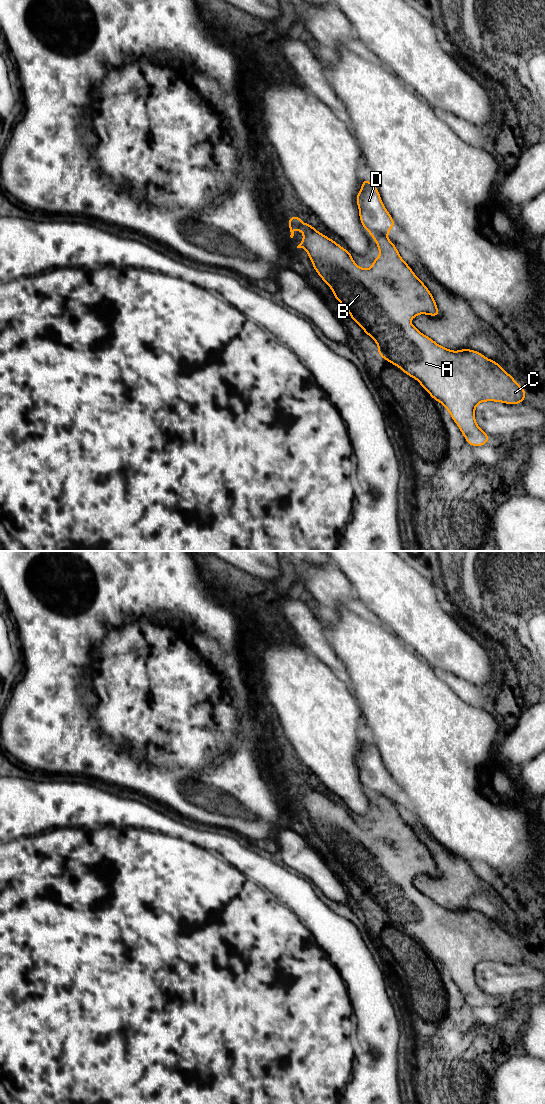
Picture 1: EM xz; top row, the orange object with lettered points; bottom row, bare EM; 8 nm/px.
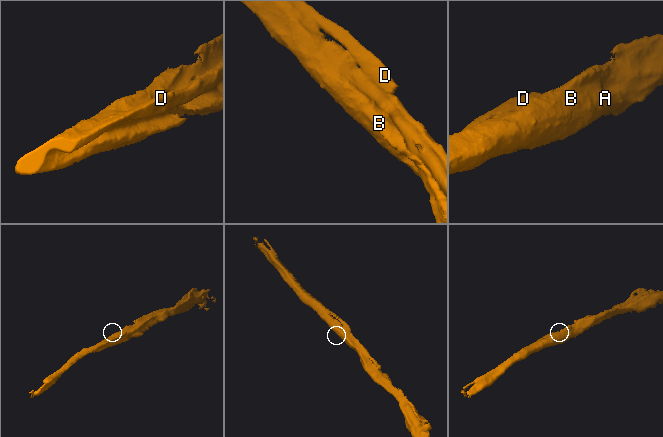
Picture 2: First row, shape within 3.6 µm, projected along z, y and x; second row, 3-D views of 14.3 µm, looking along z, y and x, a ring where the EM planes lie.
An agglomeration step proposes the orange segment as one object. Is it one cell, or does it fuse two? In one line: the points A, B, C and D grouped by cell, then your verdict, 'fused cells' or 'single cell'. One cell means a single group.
groups A B C / D; fused cells

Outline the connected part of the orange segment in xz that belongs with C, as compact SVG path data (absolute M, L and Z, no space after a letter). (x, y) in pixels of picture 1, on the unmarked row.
M294 775L288 780L290 797L294 789L303 791L303 801L297 808L306 810L317 834L333 851L334 857L349 872L350 877L378 906L378 914L405 934L416 939L430 956L450 973L470 1006L484 1006L489 995L478 987L475 967L486 961L520 964L526 951L496 921L471 909L452 911L422 894L408 881L419 874L439 876L433 855L401 818L393 802L383 795L372 796L380 816L369 829L362 829L345 810L331 798L318 792L307 781Z

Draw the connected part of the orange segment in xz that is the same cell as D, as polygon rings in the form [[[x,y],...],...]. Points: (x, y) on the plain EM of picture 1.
[[[369,739],[362,741],[362,747],[356,756],[359,777],[362,786],[371,796],[388,796],[395,782],[380,758],[380,753]]]

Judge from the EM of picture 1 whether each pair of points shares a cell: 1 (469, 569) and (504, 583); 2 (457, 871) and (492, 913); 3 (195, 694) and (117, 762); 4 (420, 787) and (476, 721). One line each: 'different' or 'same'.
1: different
2: same
3: same
4: same

